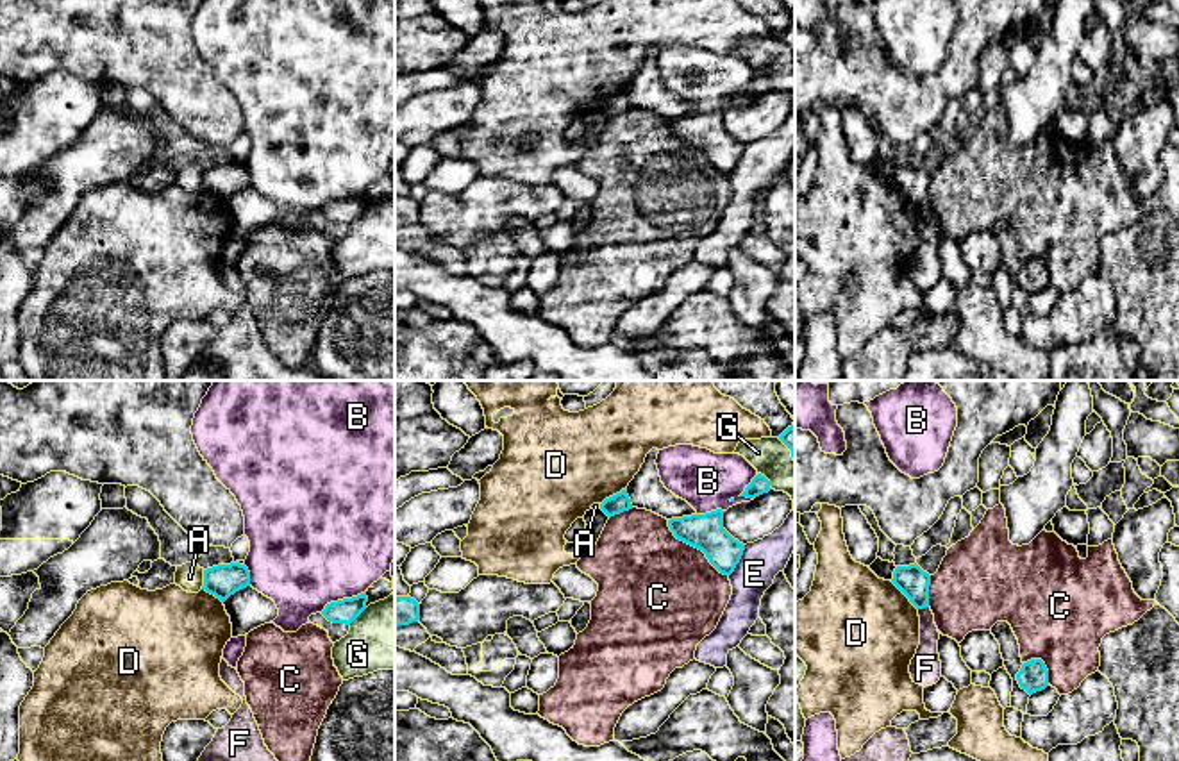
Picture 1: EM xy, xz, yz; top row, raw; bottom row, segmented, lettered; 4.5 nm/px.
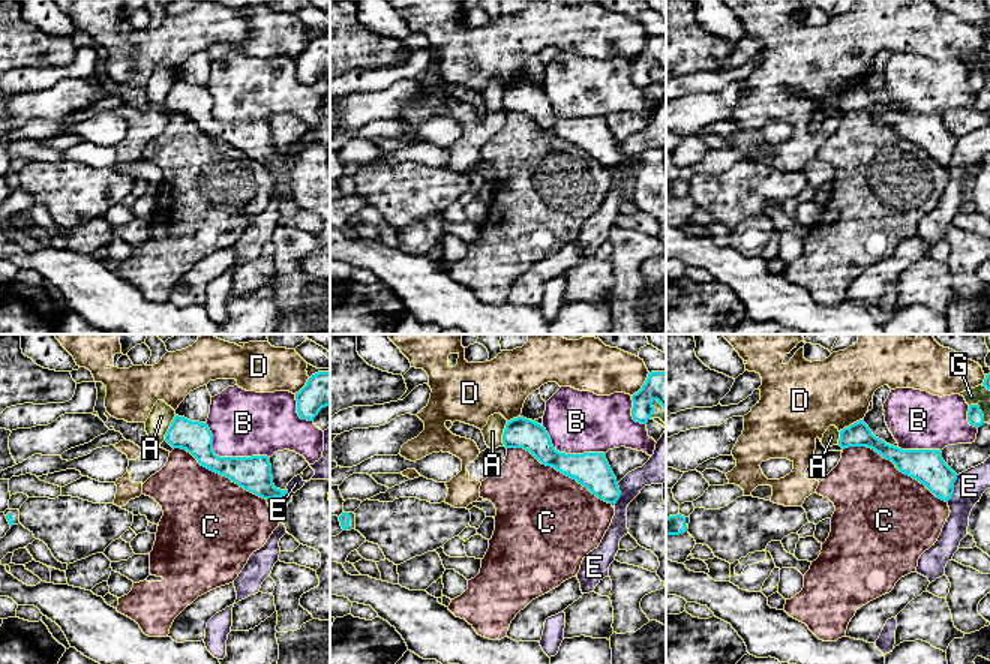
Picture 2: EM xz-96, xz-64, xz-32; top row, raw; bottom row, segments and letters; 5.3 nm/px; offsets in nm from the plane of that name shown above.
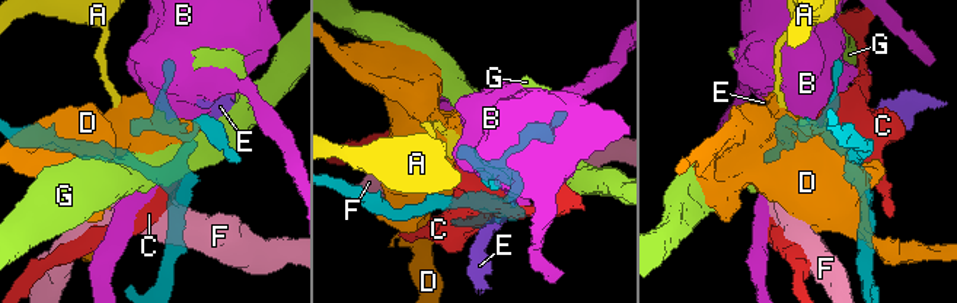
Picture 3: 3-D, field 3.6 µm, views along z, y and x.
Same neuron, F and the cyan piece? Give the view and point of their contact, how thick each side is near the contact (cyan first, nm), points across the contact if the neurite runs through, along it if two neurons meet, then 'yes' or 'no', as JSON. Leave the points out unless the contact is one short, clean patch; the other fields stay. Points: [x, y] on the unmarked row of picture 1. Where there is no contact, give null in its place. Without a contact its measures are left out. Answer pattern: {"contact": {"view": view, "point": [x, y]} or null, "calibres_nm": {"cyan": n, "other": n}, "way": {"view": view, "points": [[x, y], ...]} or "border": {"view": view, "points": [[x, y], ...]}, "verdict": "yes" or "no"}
{"contact": {"view": "yz", "point": [922, 208]}, "calibres_nm": {"cyan": 140, "other": 130}, "border": {"view": "yz", "points": [[928, 206], [919, 209]]}, "verdict": "no"}

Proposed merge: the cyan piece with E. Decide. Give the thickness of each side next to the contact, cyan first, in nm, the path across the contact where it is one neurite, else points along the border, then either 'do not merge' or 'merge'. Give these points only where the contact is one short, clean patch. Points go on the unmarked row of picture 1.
160 nm thick on the cyan side, 180 nm on the other; border along xz (745, 145), (740, 161), (729, 175); do not merge

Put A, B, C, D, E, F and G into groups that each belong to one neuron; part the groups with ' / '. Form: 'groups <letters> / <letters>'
groups A / B / C / D / E / F / G

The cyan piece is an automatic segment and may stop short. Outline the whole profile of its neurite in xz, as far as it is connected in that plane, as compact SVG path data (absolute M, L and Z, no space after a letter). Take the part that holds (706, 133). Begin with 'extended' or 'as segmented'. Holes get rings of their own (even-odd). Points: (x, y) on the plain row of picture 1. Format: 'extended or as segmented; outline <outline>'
as segmented; outline M722 109L668 120L673 136L706 154L709 163L723 175L731 175L740 163L745 145L723 129Z

